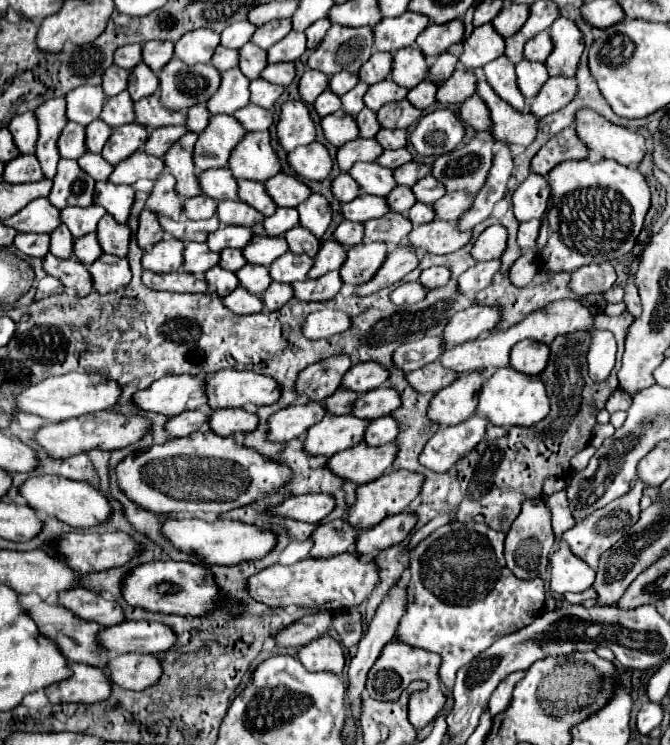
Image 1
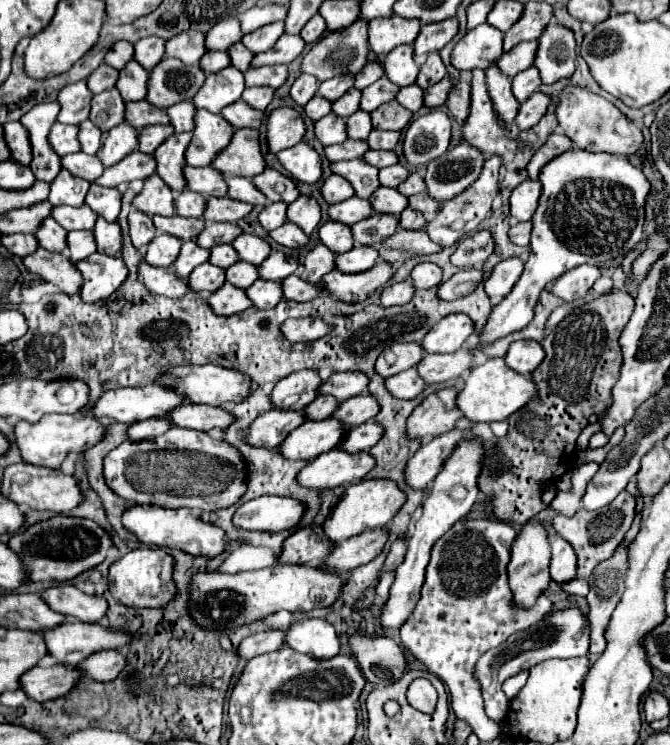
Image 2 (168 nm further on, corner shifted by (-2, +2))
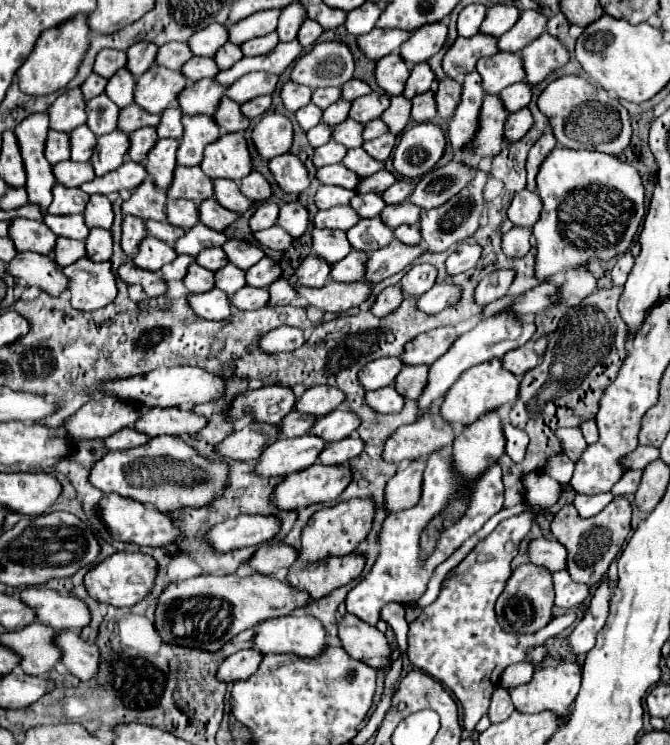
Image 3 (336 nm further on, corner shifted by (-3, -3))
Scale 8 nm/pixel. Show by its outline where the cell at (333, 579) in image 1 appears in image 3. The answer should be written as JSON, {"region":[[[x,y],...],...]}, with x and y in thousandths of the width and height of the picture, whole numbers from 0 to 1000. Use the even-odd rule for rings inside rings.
{"region":[[[376,769],[370,774],[355,772],[299,772],[275,780],[254,783],[233,812],[230,839],[245,863],[293,868],[304,874],[325,874],[349,852],[373,844],[403,828],[430,826],[442,815],[454,815],[463,801],[454,793],[436,791],[424,780],[409,780],[400,772]]]}

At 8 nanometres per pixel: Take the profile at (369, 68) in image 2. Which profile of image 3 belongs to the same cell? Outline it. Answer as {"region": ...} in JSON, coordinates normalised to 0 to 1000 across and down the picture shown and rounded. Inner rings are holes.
{"region":[[[525,106],[516,114],[510,114],[510,133],[516,133],[516,136],[528,136],[549,125],[552,125],[552,117],[537,106]]]}

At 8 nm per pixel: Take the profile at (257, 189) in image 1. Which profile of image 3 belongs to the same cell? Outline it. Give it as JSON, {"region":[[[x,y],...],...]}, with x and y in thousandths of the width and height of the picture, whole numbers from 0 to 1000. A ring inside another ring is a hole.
{"region":[[[319,240],[316,246],[319,246],[319,264],[331,278],[337,278],[349,286],[364,286],[367,281],[376,278],[376,270],[361,262],[352,243],[346,243],[346,240]]]}

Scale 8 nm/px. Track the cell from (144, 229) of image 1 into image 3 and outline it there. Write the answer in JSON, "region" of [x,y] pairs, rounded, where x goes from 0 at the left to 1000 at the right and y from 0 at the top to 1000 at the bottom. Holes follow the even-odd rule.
{"region":[[[185,289],[185,299],[182,299],[182,337],[191,345],[200,345],[200,340],[206,337],[206,326],[218,318],[218,302],[209,291],[200,289]]]}

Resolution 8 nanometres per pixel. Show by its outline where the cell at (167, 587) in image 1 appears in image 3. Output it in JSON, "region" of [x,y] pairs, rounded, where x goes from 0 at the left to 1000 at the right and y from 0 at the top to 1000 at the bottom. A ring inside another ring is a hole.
{"region":[[[173,740],[170,745],[158,748],[128,769],[125,788],[131,799],[143,807],[170,815],[194,815],[221,799],[221,793],[230,785],[230,774],[233,774],[233,753],[224,745],[215,745],[209,740]]]}

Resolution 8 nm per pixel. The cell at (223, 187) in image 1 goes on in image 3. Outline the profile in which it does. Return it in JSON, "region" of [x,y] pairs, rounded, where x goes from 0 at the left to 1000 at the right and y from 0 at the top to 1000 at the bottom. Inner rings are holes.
{"region":[[[263,224],[260,240],[251,254],[254,267],[284,267],[284,270],[304,270],[319,264],[316,259],[316,240],[299,224]]]}

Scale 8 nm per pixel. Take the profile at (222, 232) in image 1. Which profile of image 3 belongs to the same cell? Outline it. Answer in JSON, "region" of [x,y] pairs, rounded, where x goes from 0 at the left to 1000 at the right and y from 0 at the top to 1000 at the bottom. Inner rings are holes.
{"region":[[[293,299],[281,310],[275,310],[272,321],[266,321],[260,326],[260,334],[263,334],[266,342],[293,345],[307,332],[331,332],[334,323],[337,323],[334,313],[325,313],[325,310],[319,310],[319,307],[313,307],[301,299]]]}

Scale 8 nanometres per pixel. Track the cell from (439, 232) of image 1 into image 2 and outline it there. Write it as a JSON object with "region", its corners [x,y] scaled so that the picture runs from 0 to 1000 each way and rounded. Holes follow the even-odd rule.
{"region":[[[596,306],[581,322],[575,322],[569,328],[566,344],[575,352],[596,360],[607,346],[634,344],[634,341],[646,341],[646,338],[655,338],[655,336],[658,336],[658,330],[640,322],[634,306],[631,309]]]}

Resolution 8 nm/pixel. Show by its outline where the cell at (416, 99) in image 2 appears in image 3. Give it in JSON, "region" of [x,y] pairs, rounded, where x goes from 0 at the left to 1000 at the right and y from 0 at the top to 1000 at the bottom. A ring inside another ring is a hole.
{"region":[[[600,128],[585,130],[582,144],[576,146],[576,152],[570,152],[567,160],[576,165],[576,170],[579,170],[582,179],[594,181],[597,176],[603,176],[603,170],[612,162],[612,136],[603,133]]]}

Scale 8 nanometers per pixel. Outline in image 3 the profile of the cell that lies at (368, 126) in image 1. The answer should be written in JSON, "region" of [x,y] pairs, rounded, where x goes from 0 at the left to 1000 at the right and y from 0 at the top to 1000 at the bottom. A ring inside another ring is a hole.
{"region":[[[516,160],[516,162],[510,162],[510,168],[496,170],[496,187],[501,192],[513,195],[516,200],[528,200],[528,197],[537,197],[543,192],[540,173],[543,173],[543,168],[537,168],[534,162]]]}

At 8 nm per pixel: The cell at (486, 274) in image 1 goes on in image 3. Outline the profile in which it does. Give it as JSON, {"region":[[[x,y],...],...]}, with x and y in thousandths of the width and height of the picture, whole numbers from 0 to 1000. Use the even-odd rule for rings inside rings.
{"region":[[[660,380],[660,383],[648,383],[642,391],[627,396],[621,412],[633,420],[654,420],[666,412],[675,412],[681,404],[684,404],[684,385]]]}

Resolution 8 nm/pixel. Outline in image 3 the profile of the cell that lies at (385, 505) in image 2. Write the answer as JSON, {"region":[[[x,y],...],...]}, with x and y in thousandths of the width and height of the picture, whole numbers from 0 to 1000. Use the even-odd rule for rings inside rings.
{"region":[[[522,670],[504,675],[499,681],[484,681],[472,686],[463,699],[454,705],[445,750],[448,753],[478,753],[487,748],[510,748],[528,742],[546,718],[552,715],[552,705],[558,697],[558,672],[555,670]]]}

